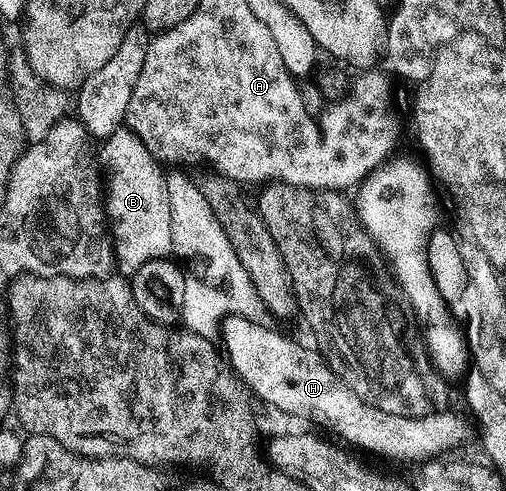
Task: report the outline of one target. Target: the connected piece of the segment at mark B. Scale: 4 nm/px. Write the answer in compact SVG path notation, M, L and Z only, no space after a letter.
M119 129L101 140L96 158L104 172L104 202L108 234L114 244L114 261L117 270L123 276L130 277L136 269L140 269L140 265L144 265L144 261L169 256L174 246L170 206L166 196L167 176L162 175L163 164L156 160L156 156L147 149L144 141L140 141L140 137L136 137L136 133L129 129Z

